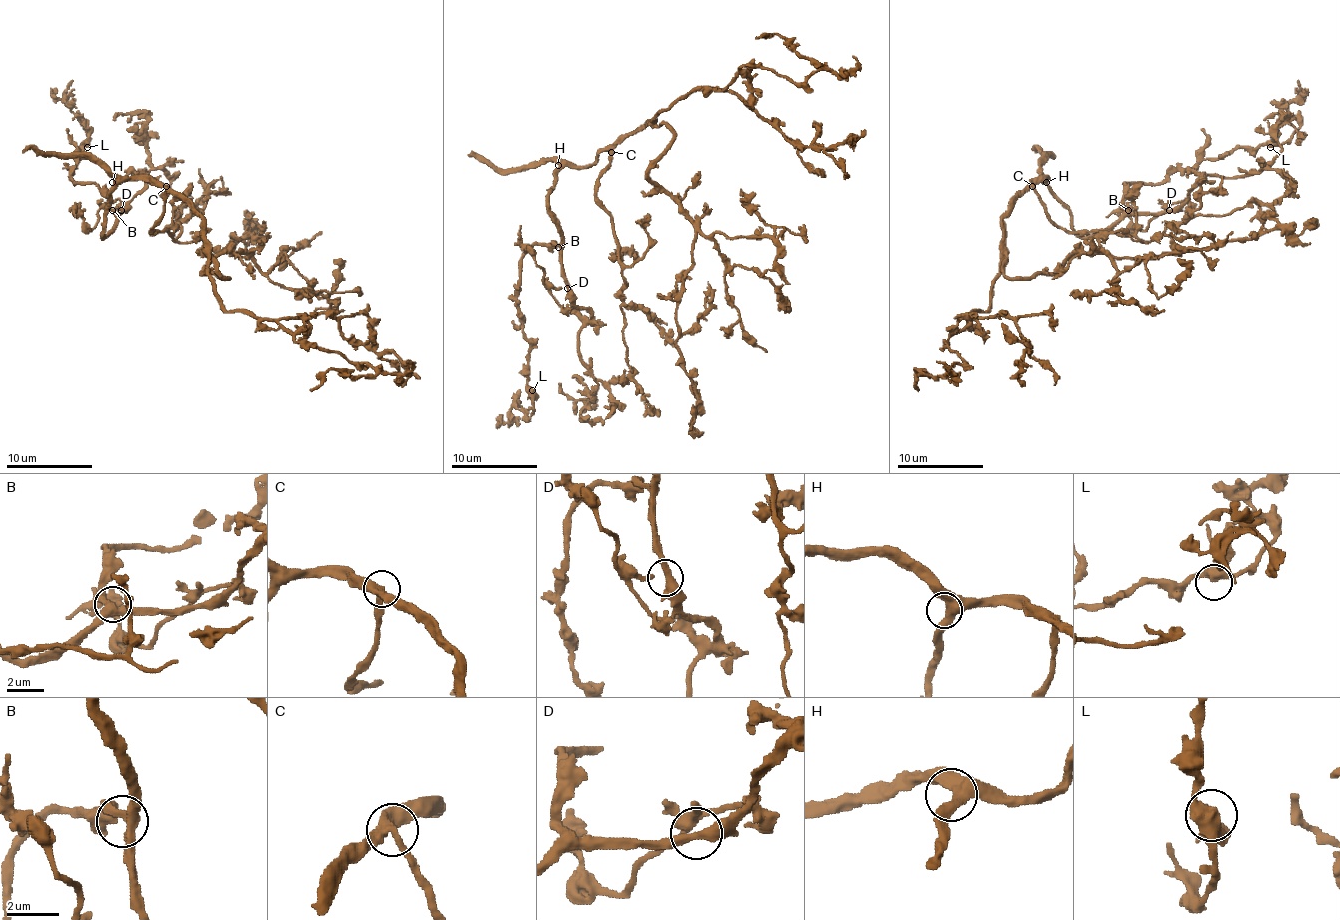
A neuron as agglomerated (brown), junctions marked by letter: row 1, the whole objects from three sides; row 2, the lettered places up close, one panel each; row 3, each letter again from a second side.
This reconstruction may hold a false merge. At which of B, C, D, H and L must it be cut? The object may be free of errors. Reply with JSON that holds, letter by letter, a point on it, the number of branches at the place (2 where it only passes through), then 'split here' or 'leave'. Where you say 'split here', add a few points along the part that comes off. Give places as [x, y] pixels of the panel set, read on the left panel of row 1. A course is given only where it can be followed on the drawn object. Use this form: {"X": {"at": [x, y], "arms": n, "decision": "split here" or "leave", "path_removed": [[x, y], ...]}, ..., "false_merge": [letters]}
{"B": {"at": [112, 210], "arms": 3, "decision": "leave"}, "C": {"at": [166, 186], "arms": 3, "decision": "leave"}, "D": {"at": [121, 210], "arms": 3, "decision": "leave"}, "H": {"at": [112, 182], "arms": 3, "decision": "leave"}, "L": {"at": [87, 147], "arms": 3, "decision": "leave"}, "false_merge": []}

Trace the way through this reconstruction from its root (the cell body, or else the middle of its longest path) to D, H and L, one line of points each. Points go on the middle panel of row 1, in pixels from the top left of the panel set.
D: (614, 148), (605, 148), (593, 163), (564, 165), (556, 174), (549, 217), (560, 234), (567, 288)
H: (614, 148), (605, 148), (593, 163), (586, 165), (558, 165)
L: (614, 148), (556, 174), (549, 217), (562, 241), (536, 243), (521, 258), (517, 314), (530, 345), (532, 390)

